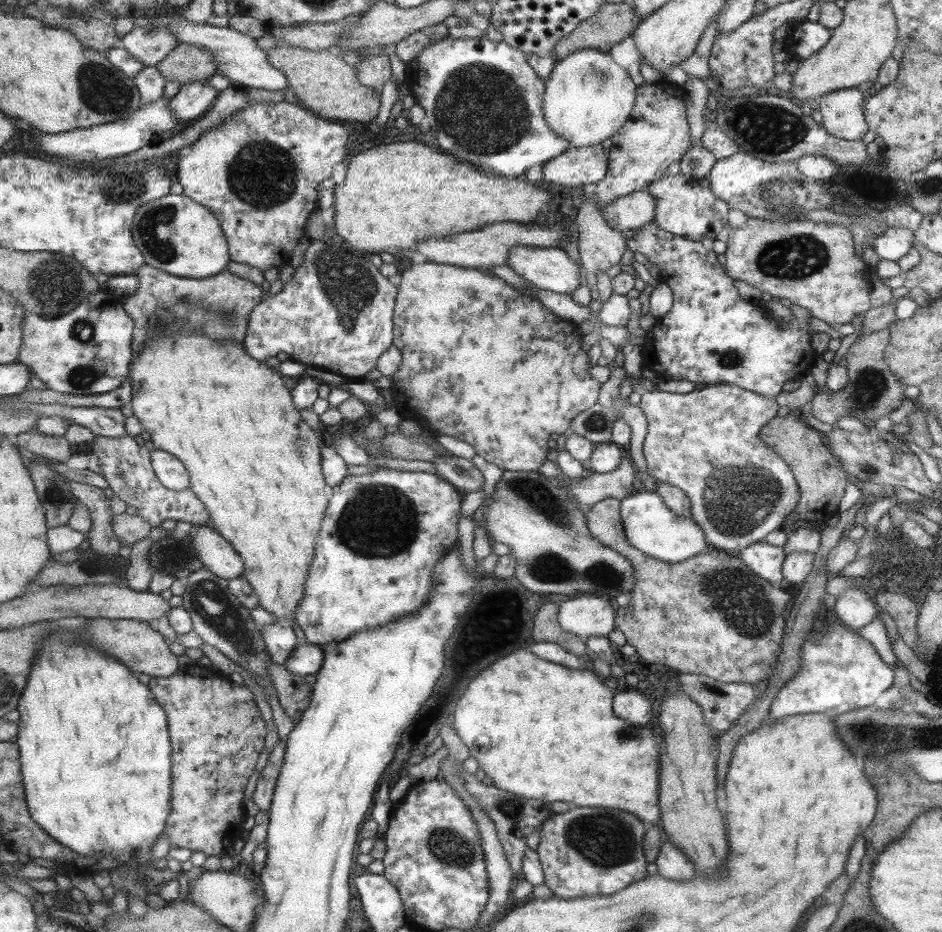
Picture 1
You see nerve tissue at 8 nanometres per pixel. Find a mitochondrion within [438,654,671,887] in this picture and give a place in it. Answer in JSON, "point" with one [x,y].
{"point":[606,841]}

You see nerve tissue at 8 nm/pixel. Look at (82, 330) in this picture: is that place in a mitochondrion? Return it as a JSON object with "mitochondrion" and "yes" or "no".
{"mitochondrion":"yes"}

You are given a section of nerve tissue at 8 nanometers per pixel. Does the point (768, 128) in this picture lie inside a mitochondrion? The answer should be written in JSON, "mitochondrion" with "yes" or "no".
{"mitochondrion":"yes"}

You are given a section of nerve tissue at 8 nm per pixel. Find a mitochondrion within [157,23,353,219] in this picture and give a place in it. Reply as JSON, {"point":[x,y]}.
{"point":[263,175]}

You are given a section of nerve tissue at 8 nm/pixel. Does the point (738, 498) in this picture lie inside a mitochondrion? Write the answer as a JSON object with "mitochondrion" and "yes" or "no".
{"mitochondrion":"yes"}

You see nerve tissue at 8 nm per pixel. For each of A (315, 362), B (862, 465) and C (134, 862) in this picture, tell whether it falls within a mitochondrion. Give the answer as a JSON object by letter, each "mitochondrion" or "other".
{"A":"other","B":"mitochondrion","C":"mitochondrion"}

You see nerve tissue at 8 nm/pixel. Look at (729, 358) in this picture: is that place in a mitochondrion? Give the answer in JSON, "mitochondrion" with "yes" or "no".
{"mitochondrion":"yes"}

